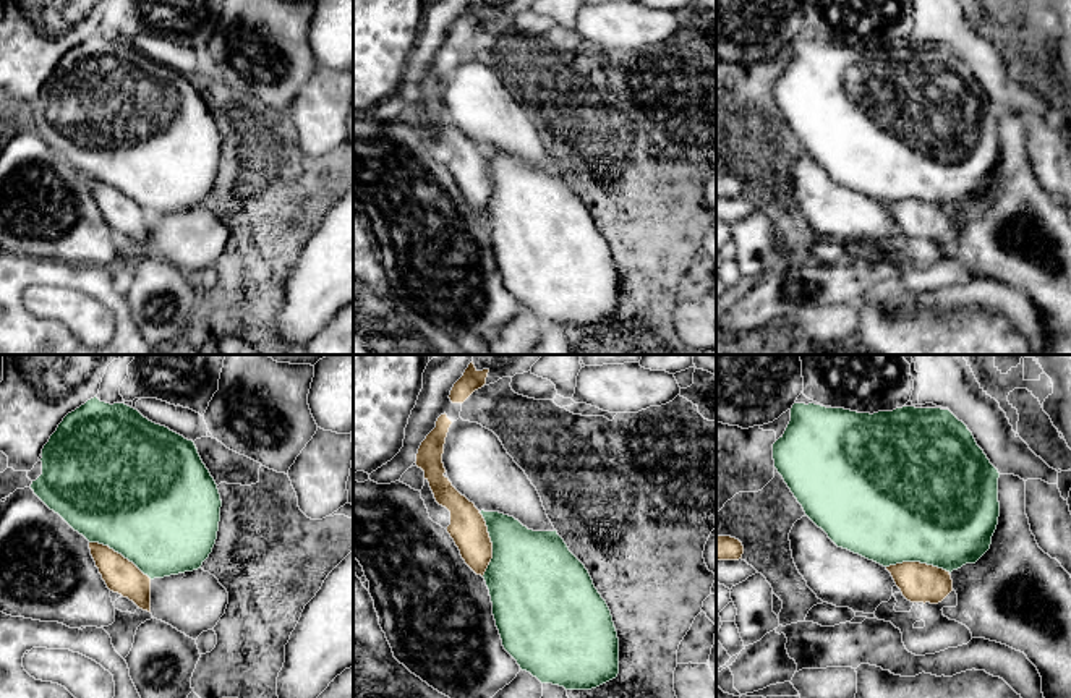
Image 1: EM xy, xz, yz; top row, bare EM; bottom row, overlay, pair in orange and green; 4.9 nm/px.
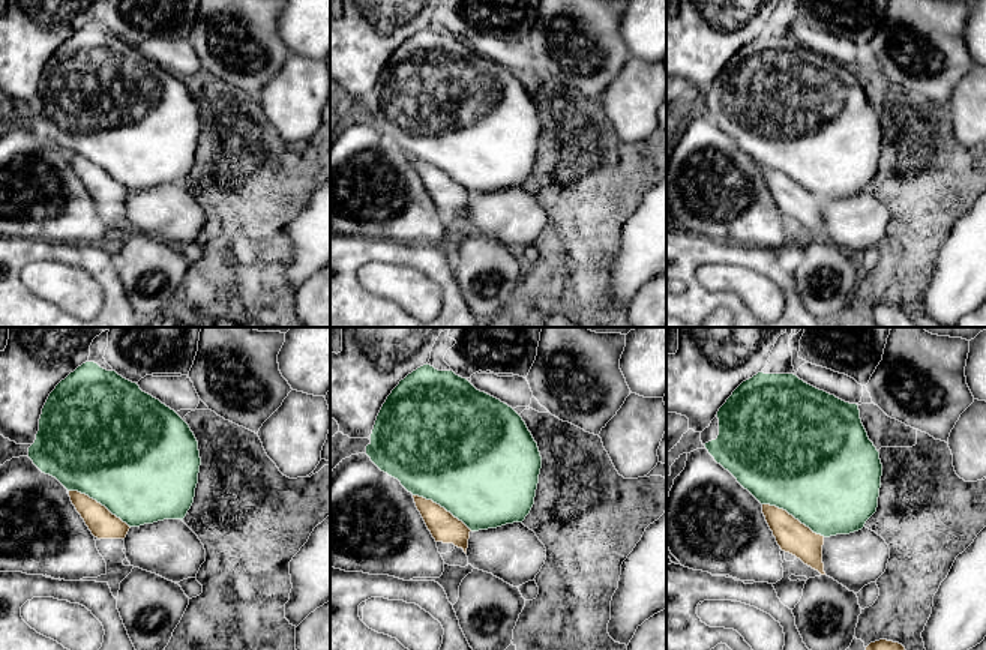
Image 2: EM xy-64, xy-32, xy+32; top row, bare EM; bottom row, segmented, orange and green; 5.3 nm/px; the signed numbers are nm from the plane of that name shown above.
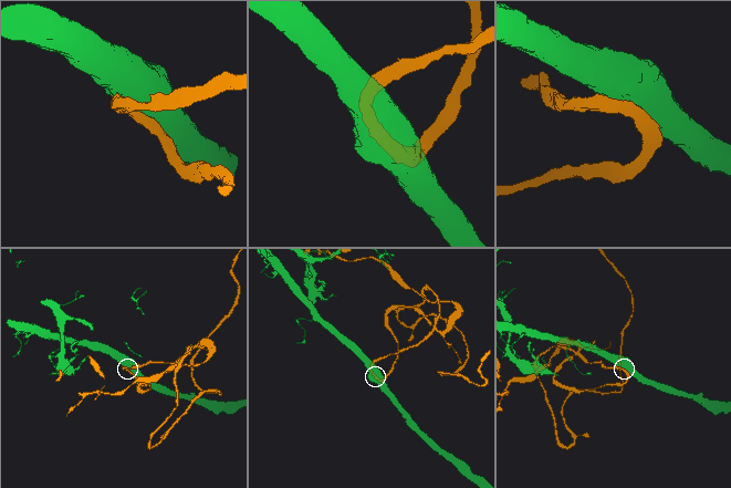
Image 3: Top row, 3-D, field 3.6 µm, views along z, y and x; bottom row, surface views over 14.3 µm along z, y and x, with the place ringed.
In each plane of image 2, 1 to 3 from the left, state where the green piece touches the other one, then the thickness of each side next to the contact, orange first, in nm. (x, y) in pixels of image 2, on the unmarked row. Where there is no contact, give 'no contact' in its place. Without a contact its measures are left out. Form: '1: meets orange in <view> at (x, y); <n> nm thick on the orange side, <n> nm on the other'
1: meets orange in xy-64 at (99, 167); 150 nm thick on the orange side, 500 nm on the other
2: meets orange in xy-32 at (443, 171); 160 nm thick on the orange side, 500 nm on the other
3: meets orange in xy+32 at (793, 180); 170 nm thick on the orange side, 500 nm on the other

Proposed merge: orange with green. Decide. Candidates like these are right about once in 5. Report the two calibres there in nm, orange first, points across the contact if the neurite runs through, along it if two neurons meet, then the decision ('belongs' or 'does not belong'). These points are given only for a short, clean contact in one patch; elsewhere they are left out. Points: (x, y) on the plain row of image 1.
calibres 180 and 440 nm; does not belong

